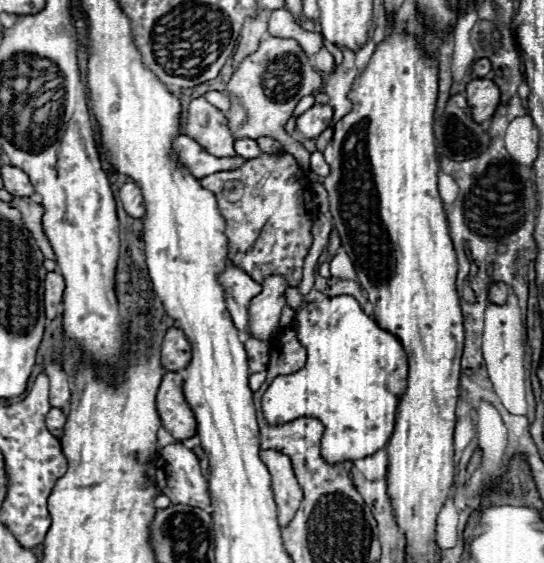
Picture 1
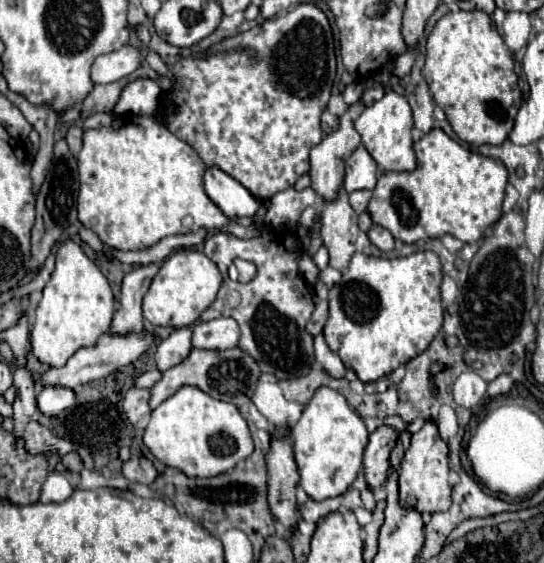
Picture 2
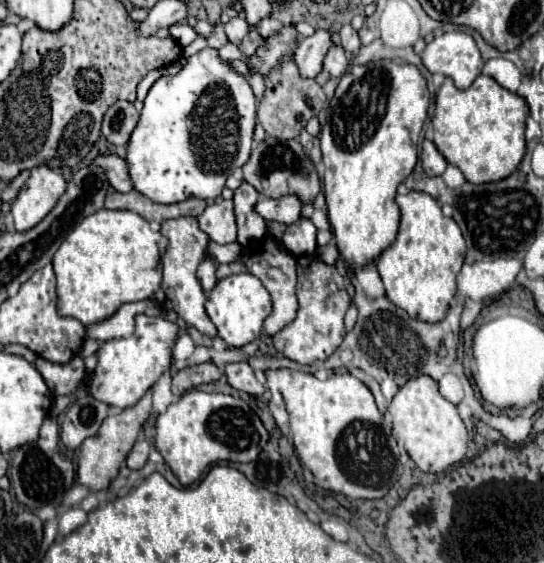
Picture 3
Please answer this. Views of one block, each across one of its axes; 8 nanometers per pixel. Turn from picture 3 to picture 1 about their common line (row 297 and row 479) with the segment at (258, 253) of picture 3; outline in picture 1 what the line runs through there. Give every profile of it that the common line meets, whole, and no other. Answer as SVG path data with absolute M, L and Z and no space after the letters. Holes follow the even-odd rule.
M260 450L260 460L266 464L272 476L272 492L278 506L278 522L286 526L286 522L294 518L302 500L302 490L294 478L292 462L286 454L280 454L276 450Z

